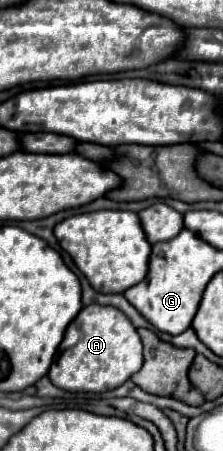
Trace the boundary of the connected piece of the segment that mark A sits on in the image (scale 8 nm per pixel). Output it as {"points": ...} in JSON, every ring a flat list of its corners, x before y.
{"points":[[89,304,69,324,57,348,55,362,49,368,49,378,57,388,69,392,105,392,121,386,141,364,141,340,129,318,113,306]]}

